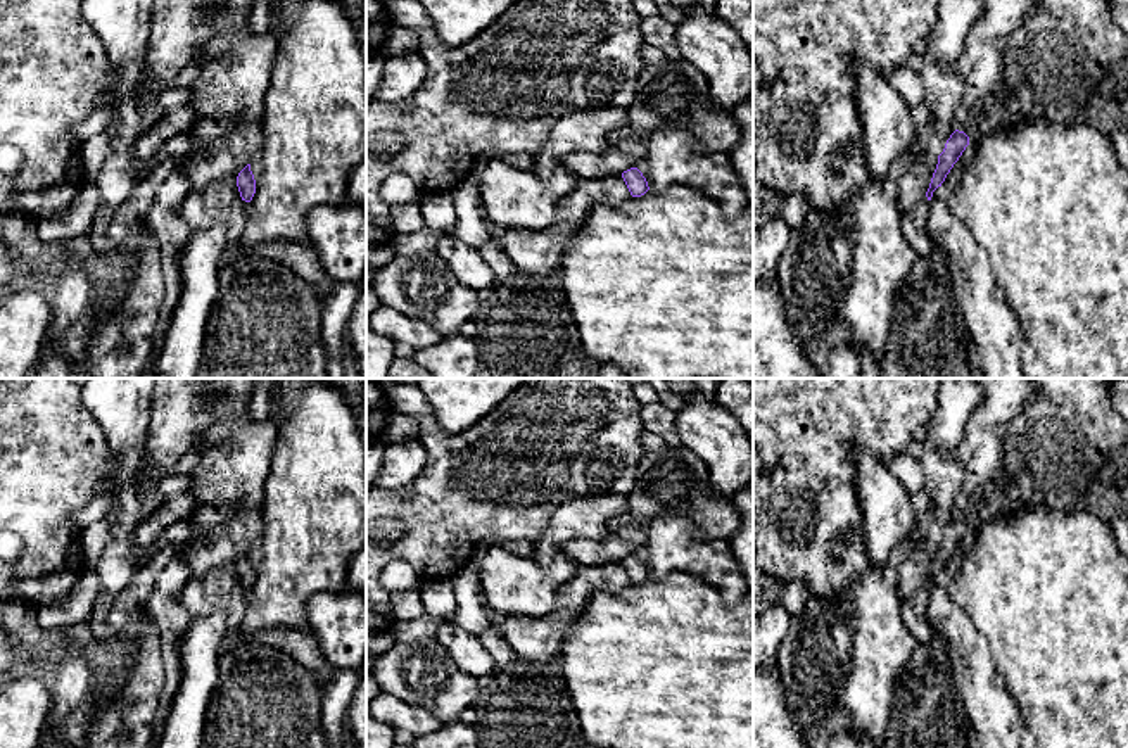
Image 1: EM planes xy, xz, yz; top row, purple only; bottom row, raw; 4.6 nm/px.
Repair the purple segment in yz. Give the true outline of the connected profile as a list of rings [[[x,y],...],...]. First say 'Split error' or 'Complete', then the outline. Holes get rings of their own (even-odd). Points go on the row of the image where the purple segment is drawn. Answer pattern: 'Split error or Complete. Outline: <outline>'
Split error. Outline: [[[955,130],[950,138],[945,143],[943,152],[938,155],[938,164],[933,173],[929,188],[926,195],[919,200],[919,204],[914,207],[912,214],[902,216],[902,230],[907,238],[907,242],[917,250],[921,257],[931,257],[935,256],[933,240],[926,228],[922,226],[921,219],[929,211],[929,200],[933,197],[933,192],[941,187],[947,174],[954,168],[954,164],[959,161],[966,147],[969,145],[969,136],[964,131]]]

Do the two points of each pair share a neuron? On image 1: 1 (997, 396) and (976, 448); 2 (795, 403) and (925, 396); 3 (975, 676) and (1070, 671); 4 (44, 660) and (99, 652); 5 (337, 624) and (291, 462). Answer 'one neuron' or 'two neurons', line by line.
1: one neuron
2: one neuron
3: two neurons
4: one neuron
5: two neurons

